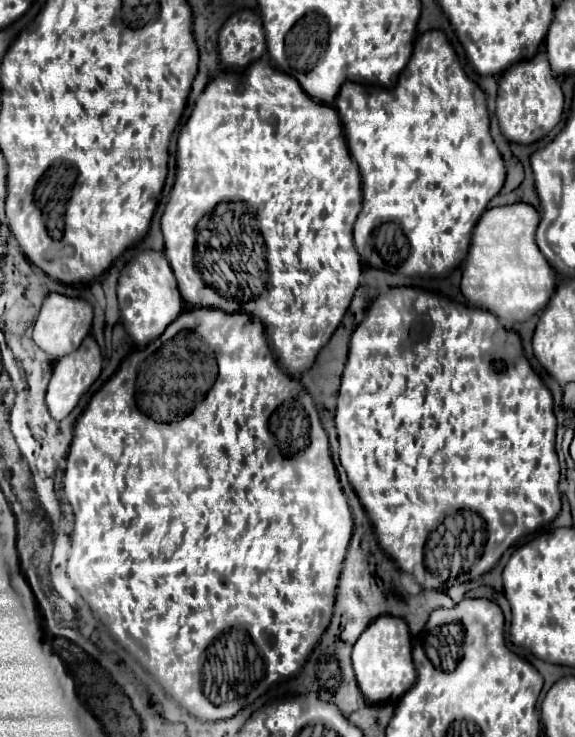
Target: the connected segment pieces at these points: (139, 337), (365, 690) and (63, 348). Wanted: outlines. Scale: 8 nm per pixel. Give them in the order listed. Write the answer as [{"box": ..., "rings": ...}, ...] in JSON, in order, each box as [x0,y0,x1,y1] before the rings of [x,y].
[{"box":[117,251,183,345],"rings":[[[141,251],[123,267],[117,285],[117,297],[123,327],[137,345],[145,345],[157,339],[157,335],[161,335],[161,331],[165,331],[165,327],[175,321],[183,309],[183,299],[177,289],[173,269],[169,267],[169,261],[161,251]]]},{"box":[353,615,417,703],"rings":[[[393,615],[377,617],[353,645],[353,669],[359,689],[369,703],[399,699],[417,677],[411,659],[411,635],[405,619]]]},{"box":[33,293,93,361],"rings":[[[49,293],[35,321],[33,341],[51,357],[51,361],[57,361],[63,355],[73,353],[81,345],[81,341],[91,331],[91,321],[93,321],[93,307],[89,301],[79,299],[79,297],[67,297],[61,293]]]}]

